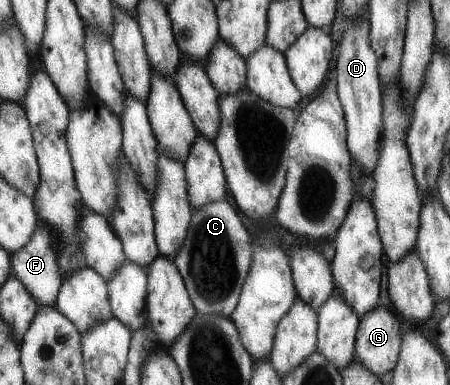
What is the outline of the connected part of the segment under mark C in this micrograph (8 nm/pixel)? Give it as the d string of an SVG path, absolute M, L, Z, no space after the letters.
M226 199L191 210L186 235L172 261L196 312L230 317L250 267L250 244L251 239L242 225L242 219Z

